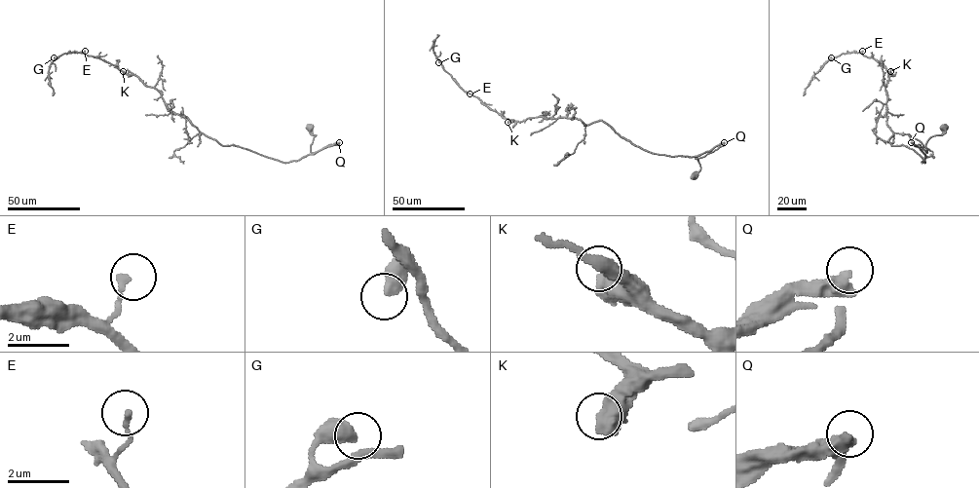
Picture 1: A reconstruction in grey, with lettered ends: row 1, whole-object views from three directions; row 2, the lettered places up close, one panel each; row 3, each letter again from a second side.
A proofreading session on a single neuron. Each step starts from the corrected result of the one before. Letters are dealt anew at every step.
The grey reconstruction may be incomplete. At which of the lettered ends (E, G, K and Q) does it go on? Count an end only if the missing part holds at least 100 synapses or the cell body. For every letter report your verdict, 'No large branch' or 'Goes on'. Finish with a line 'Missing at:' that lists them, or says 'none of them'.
E: No large branch
G: No large branch
K: No large branch
Q: Goes on
Missing at: Q

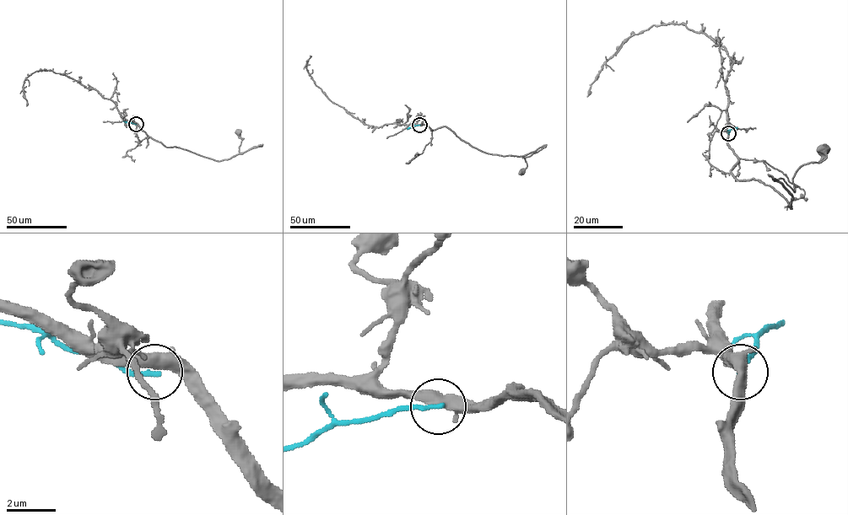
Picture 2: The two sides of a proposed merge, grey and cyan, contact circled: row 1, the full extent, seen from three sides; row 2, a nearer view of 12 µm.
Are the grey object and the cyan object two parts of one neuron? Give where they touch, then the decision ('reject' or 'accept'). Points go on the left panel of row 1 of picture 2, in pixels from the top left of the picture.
place (136, 124); reject

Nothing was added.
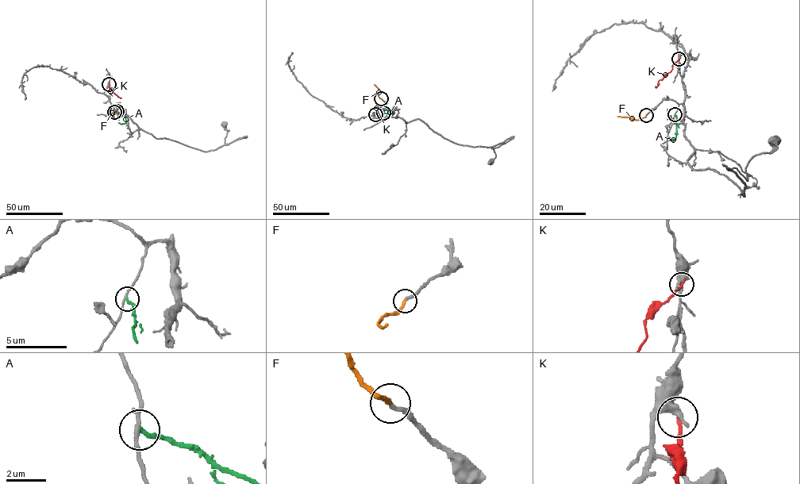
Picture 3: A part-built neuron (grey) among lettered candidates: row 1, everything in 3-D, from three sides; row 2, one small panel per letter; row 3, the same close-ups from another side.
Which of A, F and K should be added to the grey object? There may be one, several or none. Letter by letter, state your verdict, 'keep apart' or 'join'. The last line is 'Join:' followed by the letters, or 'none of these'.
A: keep apart
F: join
K: keep apart
Join: F

